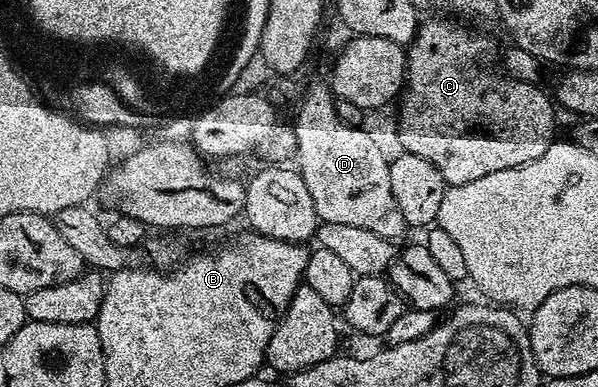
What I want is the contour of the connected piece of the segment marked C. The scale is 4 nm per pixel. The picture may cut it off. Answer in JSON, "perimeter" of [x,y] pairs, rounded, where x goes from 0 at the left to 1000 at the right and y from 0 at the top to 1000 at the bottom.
{"perimeter":[[[717,44],[717,49],[699,67],[689,111],[681,121],[681,150],[677,155],[677,217],[674,243],[669,248],[671,289],[664,297],[664,359],[671,367],[669,388],[679,401],[707,406],[707,416],[721,416],[727,437],[741,457],[741,468],[751,483],[766,483],[781,468],[801,468],[801,457],[814,457],[814,447],[834,447],[834,437],[861,437],[868,426],[881,426],[881,416],[895,416],[895,406],[908,406],[915,385],[928,364],[925,336],[931,328],[931,297],[925,289],[928,266],[903,235],[898,214],[876,214],[866,204],[853,204],[843,191],[829,194],[824,183],[809,183],[798,160],[804,152],[804,140],[811,132],[811,101],[804,90],[796,90],[791,80],[783,80],[778,70],[769,70],[769,57],[751,44]]]}

